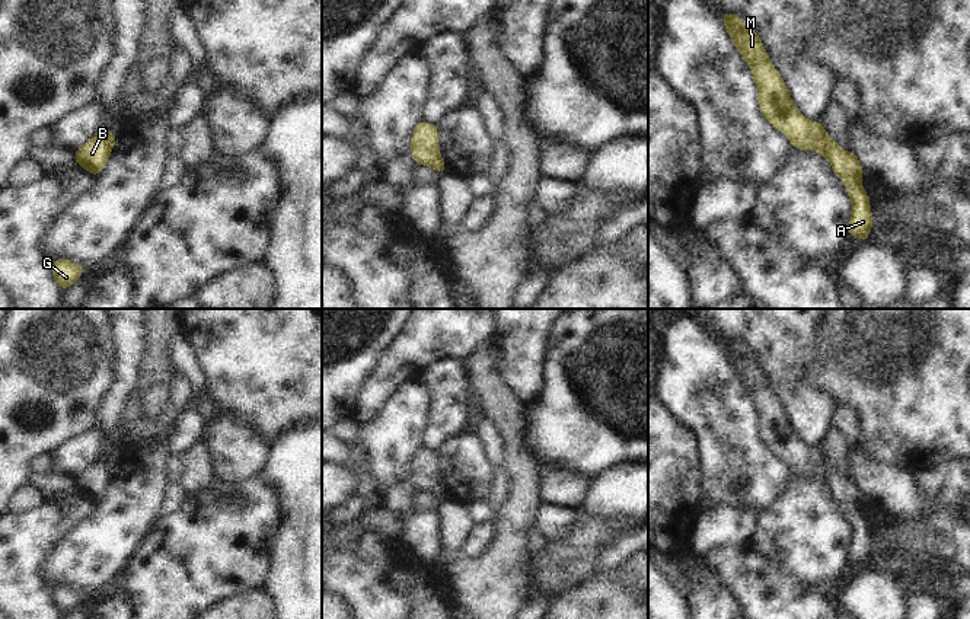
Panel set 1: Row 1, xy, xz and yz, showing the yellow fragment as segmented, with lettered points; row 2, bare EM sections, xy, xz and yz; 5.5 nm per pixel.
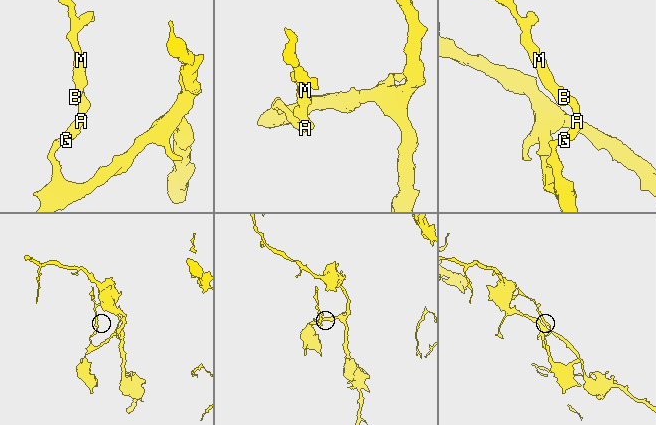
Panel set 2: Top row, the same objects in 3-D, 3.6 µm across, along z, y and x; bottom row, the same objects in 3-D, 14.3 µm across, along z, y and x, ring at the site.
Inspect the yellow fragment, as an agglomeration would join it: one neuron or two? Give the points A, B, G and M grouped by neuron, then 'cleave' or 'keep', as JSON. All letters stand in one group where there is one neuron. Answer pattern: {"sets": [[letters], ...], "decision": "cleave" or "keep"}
{"sets": [["A", "G"], ["B", "M"]], "decision": "cleave"}

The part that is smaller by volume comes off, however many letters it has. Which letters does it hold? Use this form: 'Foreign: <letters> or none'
Foreign: B, M

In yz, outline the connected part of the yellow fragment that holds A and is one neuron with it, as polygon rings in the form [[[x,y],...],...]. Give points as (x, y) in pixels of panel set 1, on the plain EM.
[[[829,462],[824,466],[824,475],[827,478],[832,497],[842,504],[846,511],[846,519],[852,526],[848,561],[865,568],[870,565],[868,561],[872,553],[872,540],[868,520],[861,511],[864,495],[852,478],[840,475],[836,466]]]

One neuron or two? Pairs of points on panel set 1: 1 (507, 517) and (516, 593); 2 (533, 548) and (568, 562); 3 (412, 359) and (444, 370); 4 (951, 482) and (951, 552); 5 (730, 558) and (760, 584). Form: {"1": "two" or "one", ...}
{"1": "one", "2": "two", "3": "two", "4": "one", "5": "one"}

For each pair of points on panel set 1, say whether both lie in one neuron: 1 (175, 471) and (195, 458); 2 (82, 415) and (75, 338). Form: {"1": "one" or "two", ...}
{"1": "two", "2": "one"}

